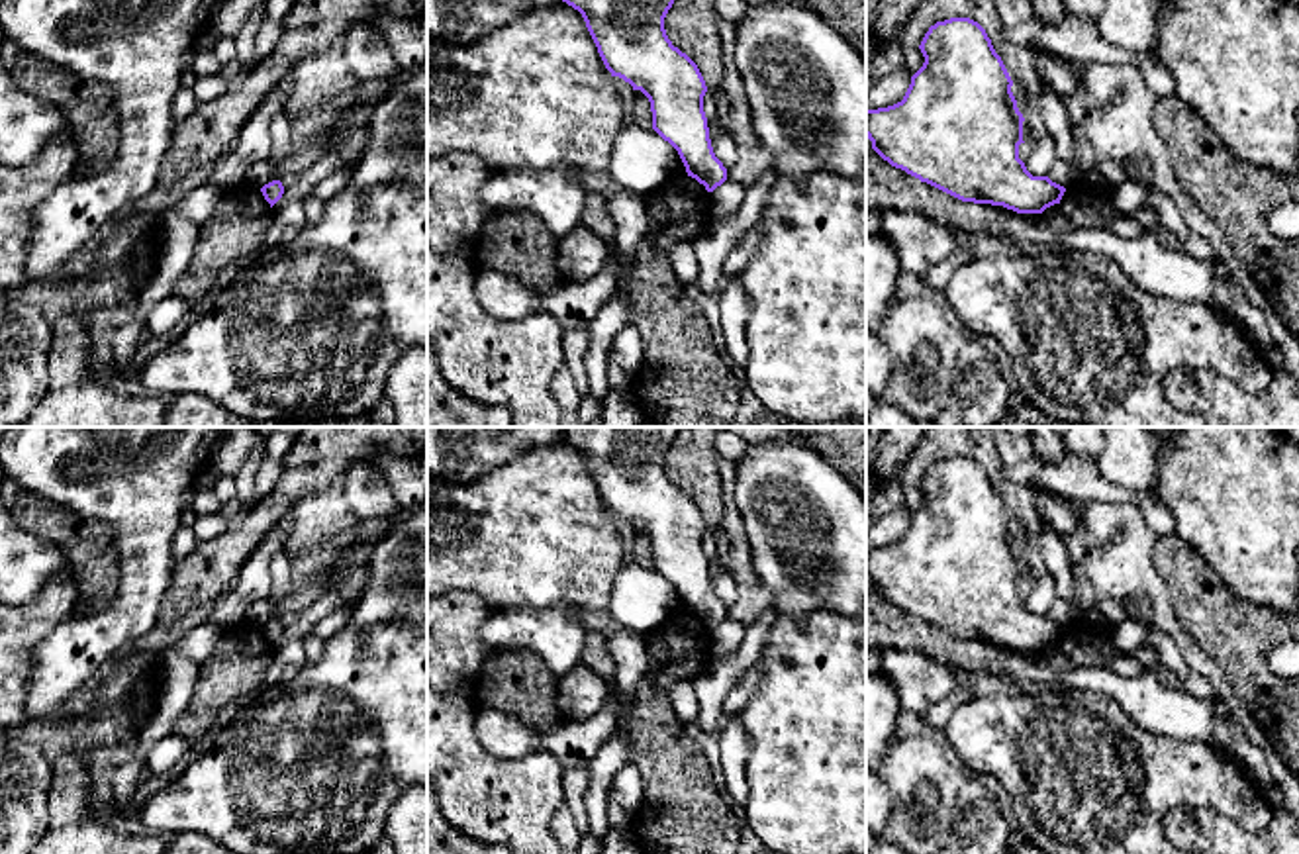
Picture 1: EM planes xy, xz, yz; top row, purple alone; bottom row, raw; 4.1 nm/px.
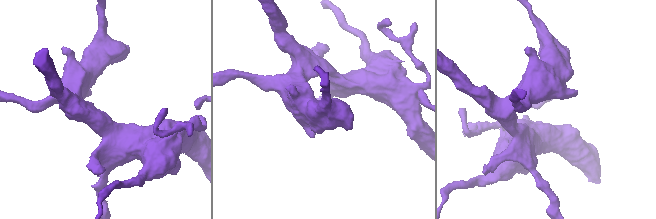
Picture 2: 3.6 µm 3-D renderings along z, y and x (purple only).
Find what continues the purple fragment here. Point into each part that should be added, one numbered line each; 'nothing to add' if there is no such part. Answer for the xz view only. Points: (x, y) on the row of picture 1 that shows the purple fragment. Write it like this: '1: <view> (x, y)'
nothing to add

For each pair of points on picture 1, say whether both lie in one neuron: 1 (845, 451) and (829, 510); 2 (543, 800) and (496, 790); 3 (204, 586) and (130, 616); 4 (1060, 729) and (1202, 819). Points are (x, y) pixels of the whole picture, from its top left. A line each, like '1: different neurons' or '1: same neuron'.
1: different neurons
2: same neuron
3: different neurons
4: different neurons

